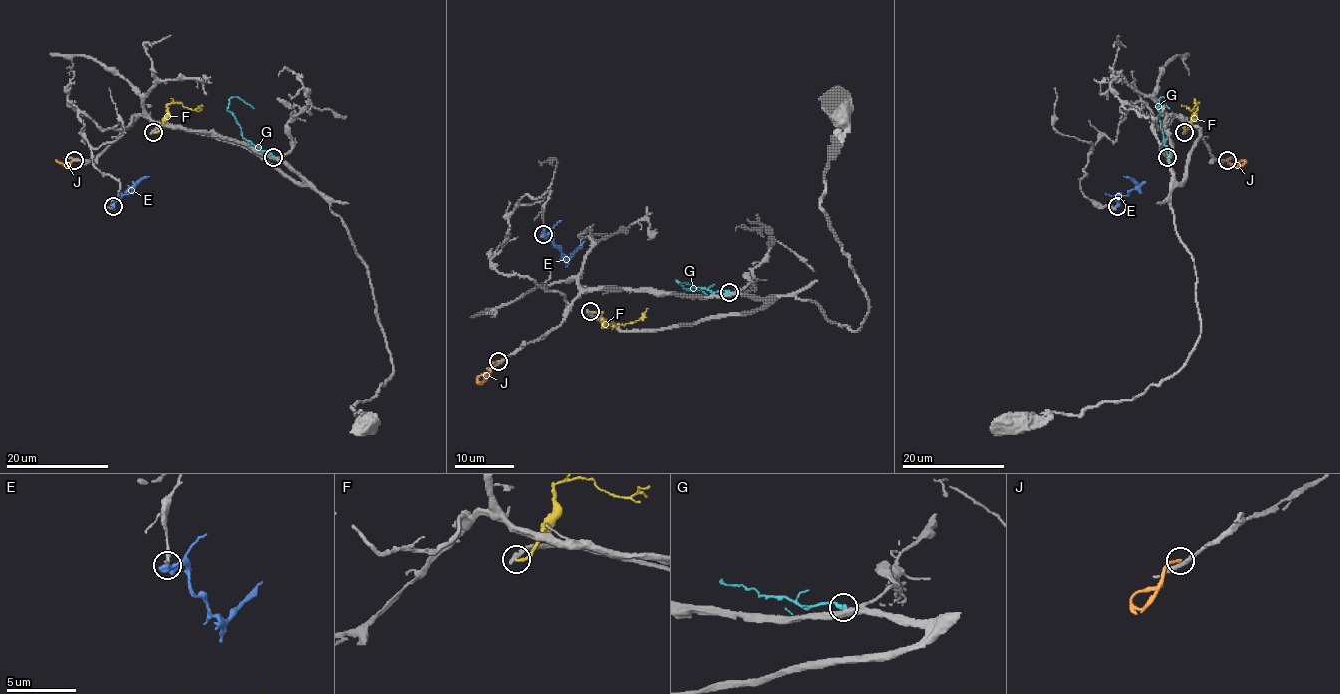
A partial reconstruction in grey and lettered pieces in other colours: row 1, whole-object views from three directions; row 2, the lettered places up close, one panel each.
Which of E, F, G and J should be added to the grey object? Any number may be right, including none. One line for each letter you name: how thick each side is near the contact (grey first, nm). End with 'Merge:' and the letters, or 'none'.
Merge: none

